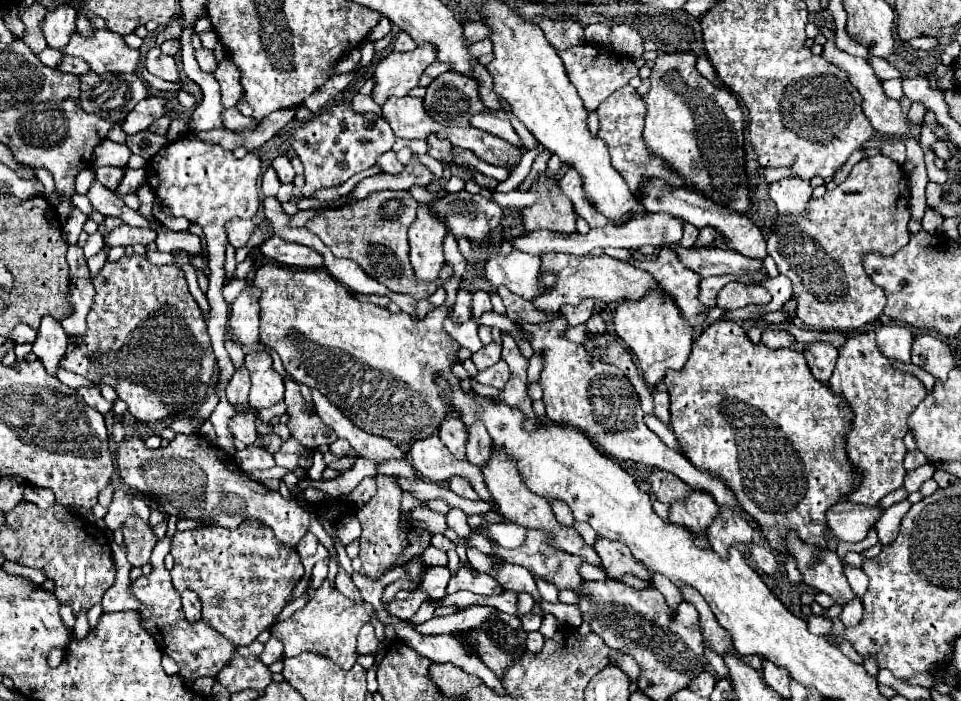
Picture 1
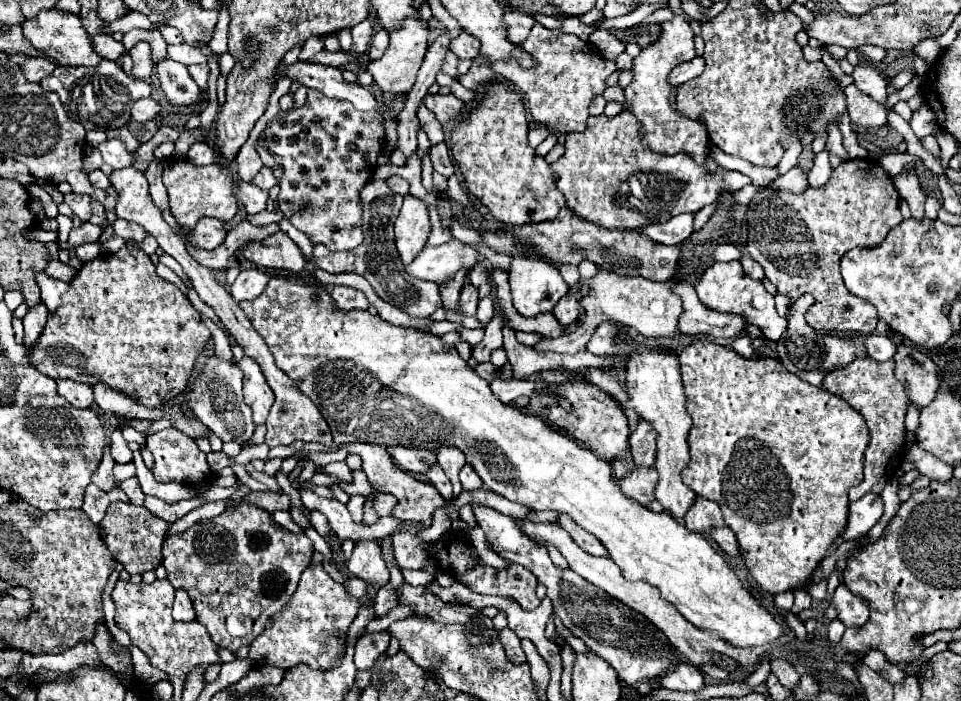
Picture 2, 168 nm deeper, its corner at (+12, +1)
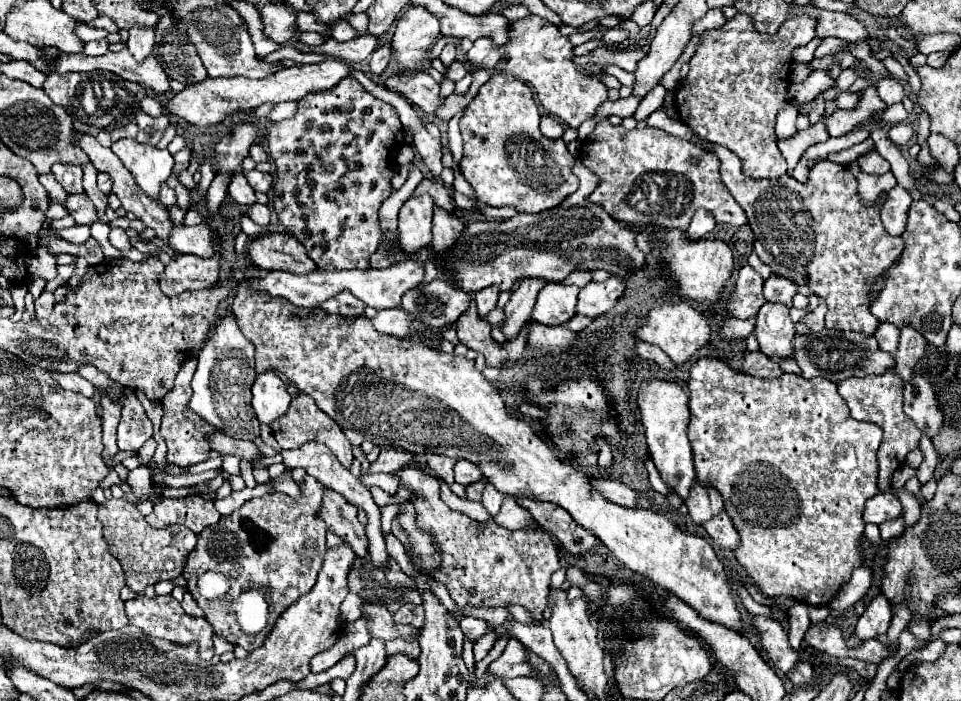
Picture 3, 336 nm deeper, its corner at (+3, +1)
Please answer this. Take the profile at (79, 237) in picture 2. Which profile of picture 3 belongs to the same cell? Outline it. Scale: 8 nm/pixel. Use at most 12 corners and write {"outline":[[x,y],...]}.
{"outline":[[74,225],[58,231],[58,237],[70,243],[86,243],[90,227]]}

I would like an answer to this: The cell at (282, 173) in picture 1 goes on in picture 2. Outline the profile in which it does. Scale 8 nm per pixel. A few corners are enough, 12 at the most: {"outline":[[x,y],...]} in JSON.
{"outline":[[269,167],[253,179],[253,185],[269,191],[277,179]]}

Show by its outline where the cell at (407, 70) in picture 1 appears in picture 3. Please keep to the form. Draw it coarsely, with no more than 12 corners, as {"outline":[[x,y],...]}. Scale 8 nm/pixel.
{"outline":[[410,5],[396,23],[394,59],[414,73],[440,37],[440,21]]}

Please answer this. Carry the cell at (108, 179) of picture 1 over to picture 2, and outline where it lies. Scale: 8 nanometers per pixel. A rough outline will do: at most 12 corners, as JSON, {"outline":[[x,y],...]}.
{"outline":[[101,169],[91,171],[89,179],[93,187],[105,189],[111,185]]}

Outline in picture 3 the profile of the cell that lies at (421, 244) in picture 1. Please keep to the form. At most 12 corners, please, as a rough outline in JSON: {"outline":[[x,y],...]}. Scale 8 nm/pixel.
{"outline":[[430,195],[400,209],[400,243],[414,253],[432,241]]}

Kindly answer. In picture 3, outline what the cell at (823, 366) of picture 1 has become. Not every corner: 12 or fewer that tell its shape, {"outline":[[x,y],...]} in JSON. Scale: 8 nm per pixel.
{"outline":[[796,335],[804,379],[882,375],[896,367],[874,337]]}

